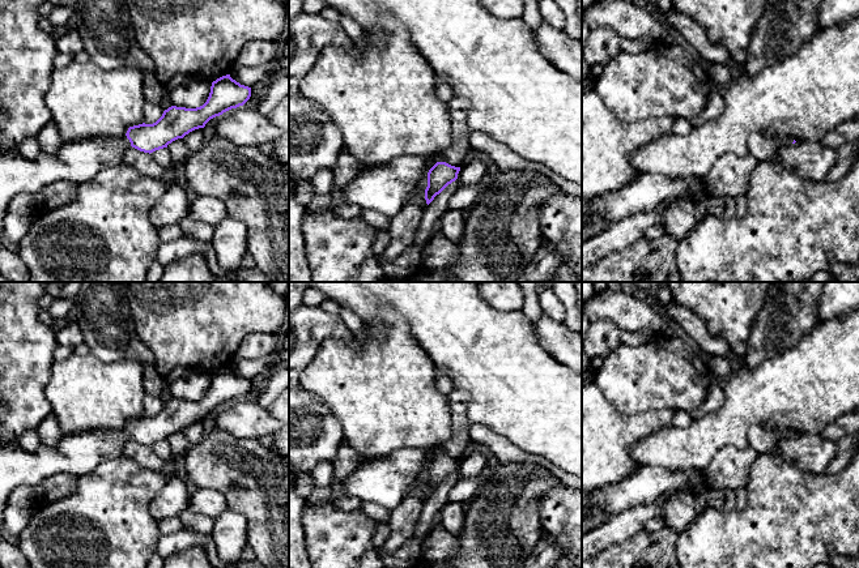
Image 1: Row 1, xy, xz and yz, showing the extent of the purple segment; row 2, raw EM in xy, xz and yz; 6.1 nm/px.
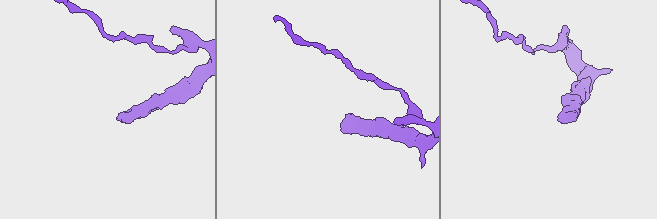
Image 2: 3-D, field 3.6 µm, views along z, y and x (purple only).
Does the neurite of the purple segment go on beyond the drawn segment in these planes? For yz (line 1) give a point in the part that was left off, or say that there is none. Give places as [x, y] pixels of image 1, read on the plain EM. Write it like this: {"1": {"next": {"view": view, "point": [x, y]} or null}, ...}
{"1": {"next": {"view": "yz", "point": [761, 439]}}}

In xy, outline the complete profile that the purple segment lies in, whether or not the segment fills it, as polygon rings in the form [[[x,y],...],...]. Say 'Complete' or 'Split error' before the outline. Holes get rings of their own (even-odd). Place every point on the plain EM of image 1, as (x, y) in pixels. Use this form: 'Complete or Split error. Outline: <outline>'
Split error. Outline: [[[222,368],[212,375],[207,394],[196,401],[171,398],[153,417],[129,419],[122,430],[94,430],[63,435],[56,447],[41,447],[29,452],[18,441],[0,443],[0,522],[9,494],[18,486],[35,488],[58,473],[81,477],[92,473],[107,460],[124,452],[129,439],[153,445],[183,431],[190,424],[224,405],[243,398],[251,389],[251,380]]]

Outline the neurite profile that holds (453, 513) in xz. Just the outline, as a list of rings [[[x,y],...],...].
[[[447,501],[441,509],[442,526],[459,537],[464,529],[465,508],[460,501]]]

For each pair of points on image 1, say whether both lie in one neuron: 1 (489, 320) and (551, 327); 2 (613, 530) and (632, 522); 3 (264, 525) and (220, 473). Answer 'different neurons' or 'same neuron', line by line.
1: different neurons
2: same neuron
3: same neuron

